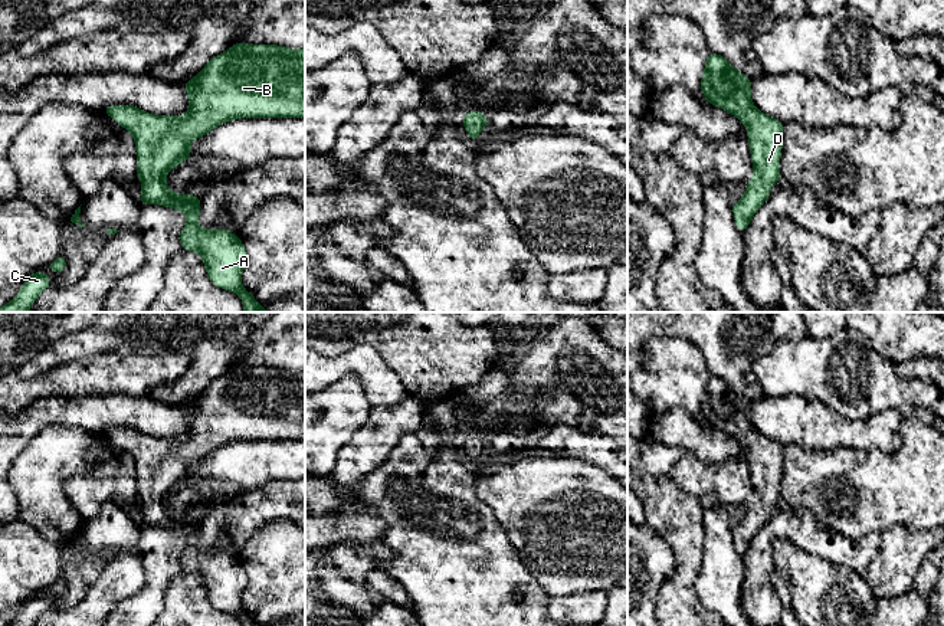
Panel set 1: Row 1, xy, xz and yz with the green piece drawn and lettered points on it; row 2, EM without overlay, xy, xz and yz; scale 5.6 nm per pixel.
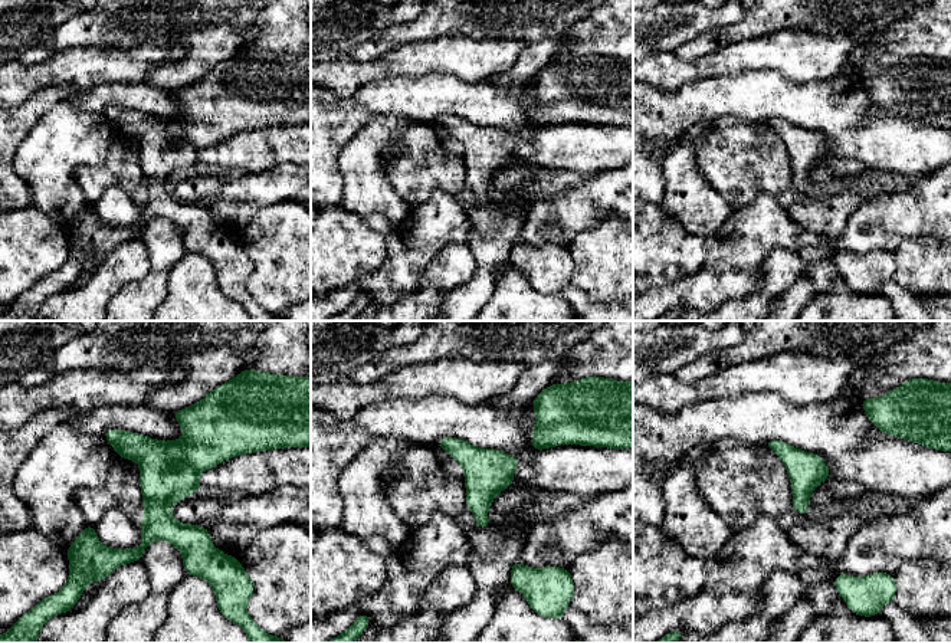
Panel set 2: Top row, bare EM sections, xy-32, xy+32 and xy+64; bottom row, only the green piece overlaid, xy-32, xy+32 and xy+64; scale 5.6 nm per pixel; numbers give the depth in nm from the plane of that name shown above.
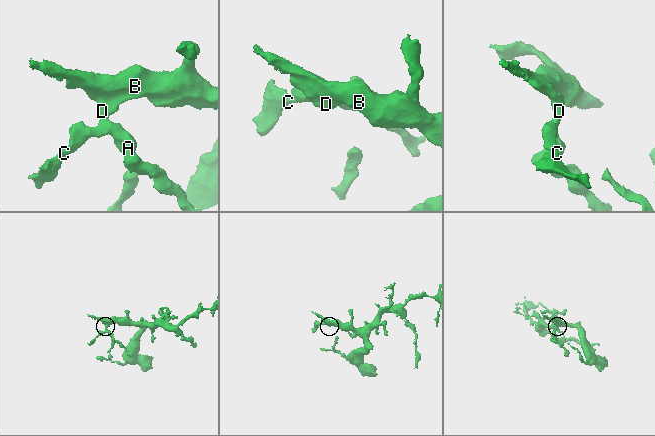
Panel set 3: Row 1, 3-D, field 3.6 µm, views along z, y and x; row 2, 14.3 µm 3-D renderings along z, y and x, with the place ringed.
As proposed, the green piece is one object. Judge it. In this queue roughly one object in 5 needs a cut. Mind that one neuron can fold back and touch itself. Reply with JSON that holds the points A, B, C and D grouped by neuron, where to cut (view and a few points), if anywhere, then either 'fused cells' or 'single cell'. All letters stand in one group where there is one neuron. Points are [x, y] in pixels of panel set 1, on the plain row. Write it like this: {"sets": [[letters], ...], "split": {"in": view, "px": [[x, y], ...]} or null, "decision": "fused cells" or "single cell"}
{"sets": [["A", "B", "C", "D"]], "split": null, "decision": "single cell"}

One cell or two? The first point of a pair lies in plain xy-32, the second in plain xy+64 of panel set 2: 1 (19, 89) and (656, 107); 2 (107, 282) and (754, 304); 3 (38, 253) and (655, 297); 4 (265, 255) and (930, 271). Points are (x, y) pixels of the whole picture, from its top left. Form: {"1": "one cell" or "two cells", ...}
{"1": "two cells", "2": "one cell", "3": "two cells", "4": "one cell"}

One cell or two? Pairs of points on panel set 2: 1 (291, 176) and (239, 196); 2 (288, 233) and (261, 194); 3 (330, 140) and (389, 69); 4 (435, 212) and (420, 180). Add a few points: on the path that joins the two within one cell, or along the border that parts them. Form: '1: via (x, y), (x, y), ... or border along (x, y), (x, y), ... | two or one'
1: via (278, 186), (252, 193) | one
2: border along (295, 200), (262, 207), (243, 227) | two
3: border along (412, 76), (390, 76), (370, 81), (348, 97) | two
4: border along (453, 194), (436, 190), (425, 202), (412, 207) | two

